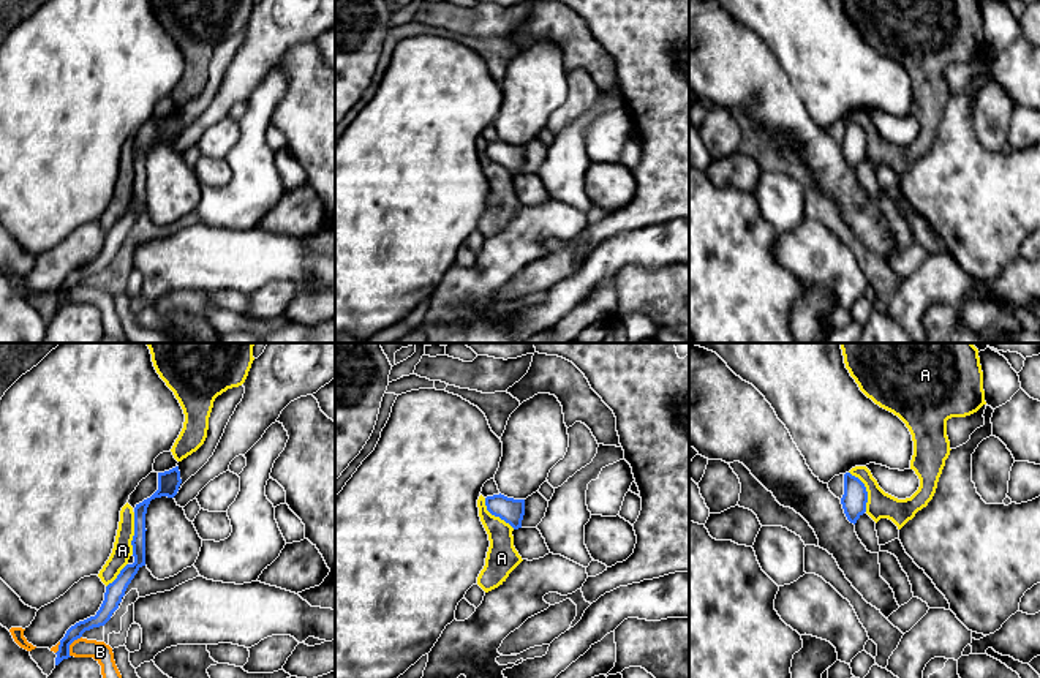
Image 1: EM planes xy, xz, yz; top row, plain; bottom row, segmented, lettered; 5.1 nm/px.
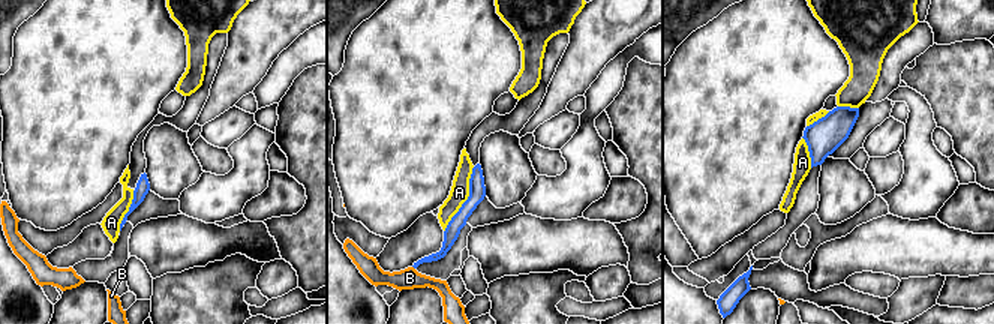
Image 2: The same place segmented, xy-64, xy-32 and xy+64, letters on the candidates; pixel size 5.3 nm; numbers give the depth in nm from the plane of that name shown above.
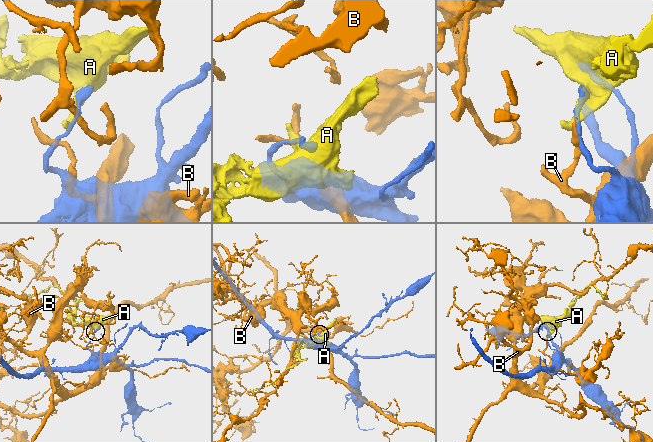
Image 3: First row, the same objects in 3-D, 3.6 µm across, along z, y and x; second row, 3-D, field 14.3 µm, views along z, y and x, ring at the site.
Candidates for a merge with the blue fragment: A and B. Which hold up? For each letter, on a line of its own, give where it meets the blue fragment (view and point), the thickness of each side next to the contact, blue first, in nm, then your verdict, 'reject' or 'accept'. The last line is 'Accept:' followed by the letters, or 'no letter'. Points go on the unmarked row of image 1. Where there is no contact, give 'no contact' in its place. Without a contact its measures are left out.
A: yz (865, 136) | 130/140 nm | reject
B: xy (70, 290) | 80/100 nm | reject
Accept: no letter

